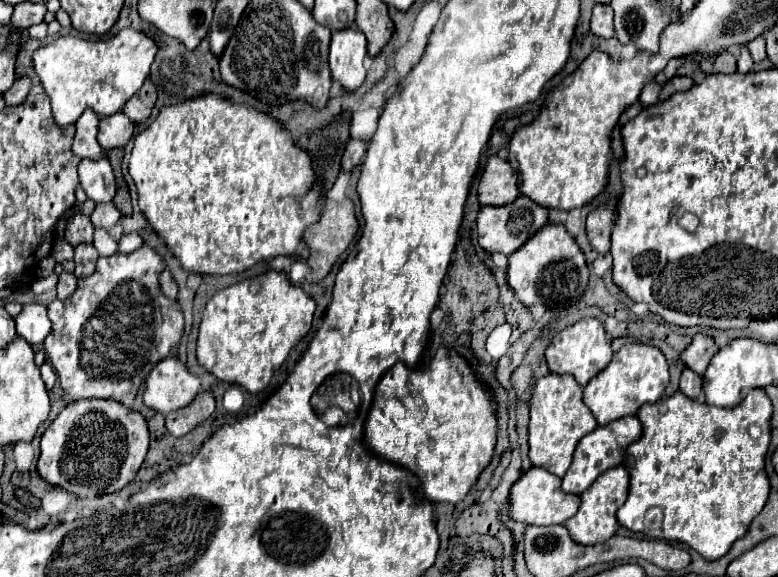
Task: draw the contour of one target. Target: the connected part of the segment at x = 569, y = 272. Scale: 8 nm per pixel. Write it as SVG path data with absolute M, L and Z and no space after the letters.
M548 222L540 232L528 238L514 254L508 256L508 284L524 306L544 304L546 308L568 308L576 304L588 286L588 266L576 240L564 224Z

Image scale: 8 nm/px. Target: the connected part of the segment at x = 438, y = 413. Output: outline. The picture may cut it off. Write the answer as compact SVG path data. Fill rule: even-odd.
M440 348L436 358L426 368L410 370L404 364L390 368L374 392L374 402L366 418L364 442L376 456L402 464L420 478L420 490L432 504L460 502L478 480L480 472L492 460L496 444L496 402L494 396L476 380L472 368L456 352L444 360L446 348Z

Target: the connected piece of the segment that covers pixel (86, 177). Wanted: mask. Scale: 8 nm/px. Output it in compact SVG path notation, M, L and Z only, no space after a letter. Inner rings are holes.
M102 154L100 160L82 160L78 174L88 198L94 202L112 202L116 194L116 182L106 154Z

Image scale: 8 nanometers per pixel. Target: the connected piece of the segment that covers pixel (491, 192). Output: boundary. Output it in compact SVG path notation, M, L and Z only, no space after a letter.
M490 156L480 178L478 202L482 206L506 206L520 196L516 184L516 172L506 160Z

